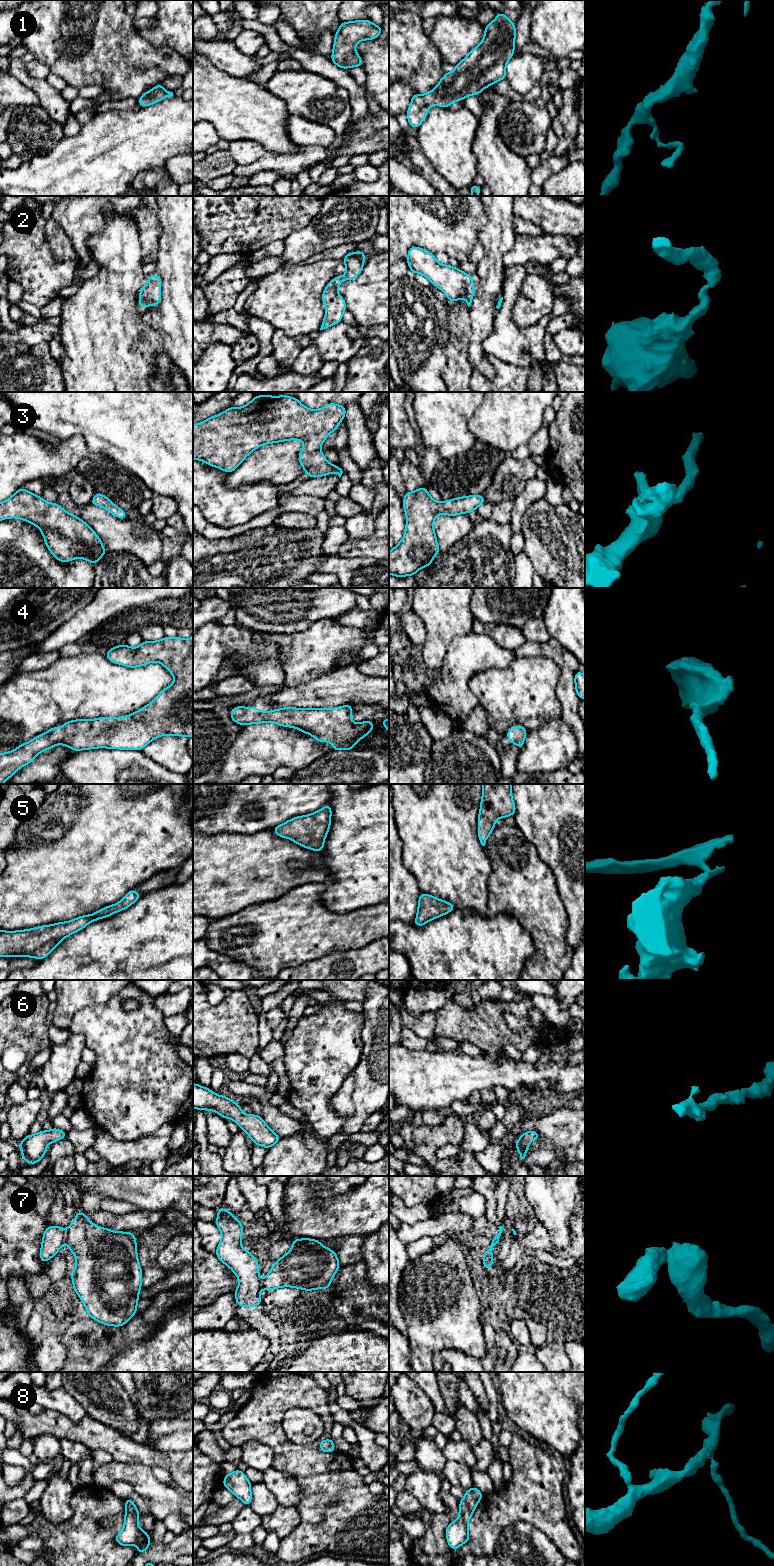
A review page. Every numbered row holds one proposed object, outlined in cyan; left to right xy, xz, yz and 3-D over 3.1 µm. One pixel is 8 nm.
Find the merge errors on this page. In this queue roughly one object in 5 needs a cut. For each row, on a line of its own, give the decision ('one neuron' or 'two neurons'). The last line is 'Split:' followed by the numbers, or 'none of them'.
1: one neuron
2: one neuron
3: one neuron
4: one neuron
5: one neuron
6: one neuron
7: two neurons
8: one neuron
Split: 7

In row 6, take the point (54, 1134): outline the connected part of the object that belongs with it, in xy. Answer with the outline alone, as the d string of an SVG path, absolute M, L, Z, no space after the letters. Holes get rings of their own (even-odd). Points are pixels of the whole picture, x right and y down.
M52 1128L49 1131L42 1130L34 1135L28 1134L19 1144L24 1162L31 1165L38 1163L47 1153L49 1143L65 1139L67 1132Z

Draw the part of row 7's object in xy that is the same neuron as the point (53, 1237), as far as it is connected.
M47 1226L42 1237L40 1260L44 1264L58 1254L62 1244L66 1240L64 1227Z

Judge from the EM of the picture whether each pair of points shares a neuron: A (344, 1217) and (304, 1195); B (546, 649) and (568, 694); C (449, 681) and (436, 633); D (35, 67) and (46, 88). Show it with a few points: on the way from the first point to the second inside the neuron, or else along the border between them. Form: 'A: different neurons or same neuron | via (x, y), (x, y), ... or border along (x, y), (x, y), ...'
A: same neuron | via (333, 1217), (321, 1217), (310, 1206)
B: same neuron | via (558, 657), (568, 667), (569, 682)
C: different neurons | border along (453, 639), (447, 649), (443, 665), (433, 673)
D: different neurons | border along (25, 64), (26, 71), (31, 76), (45, 79)

